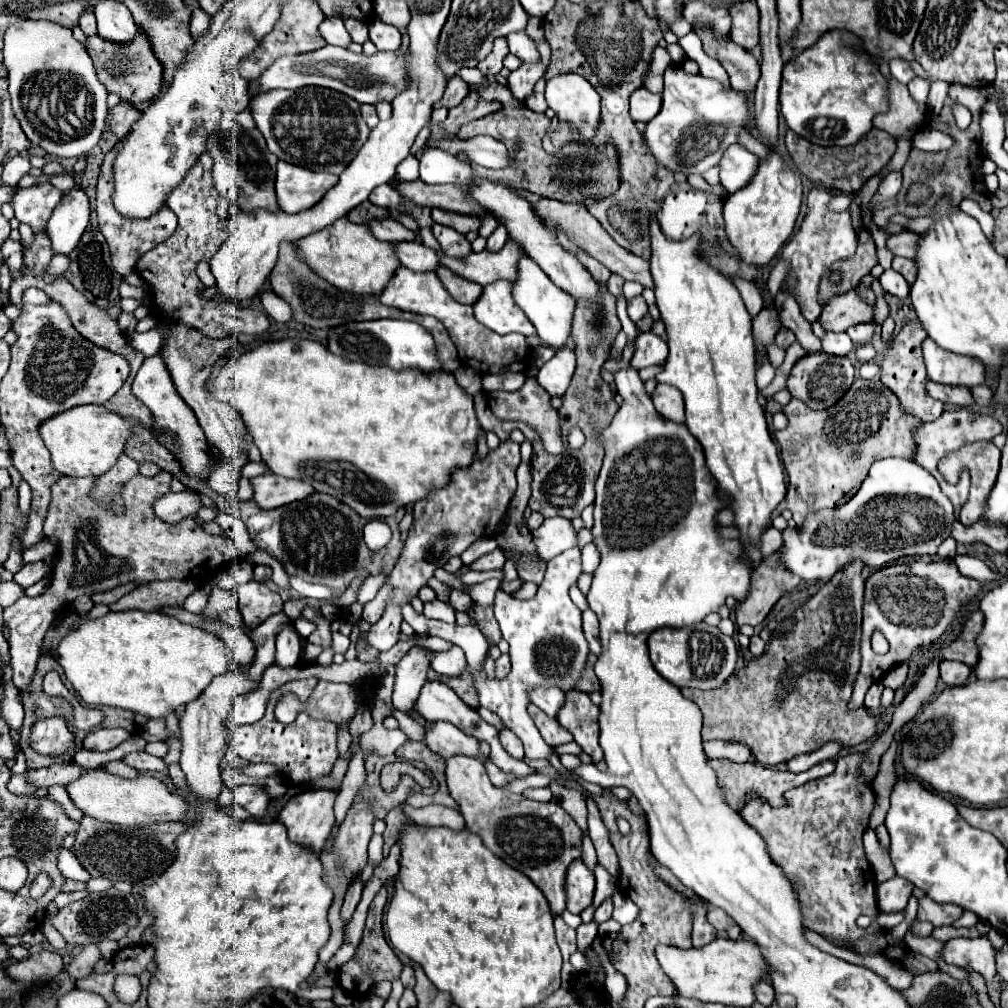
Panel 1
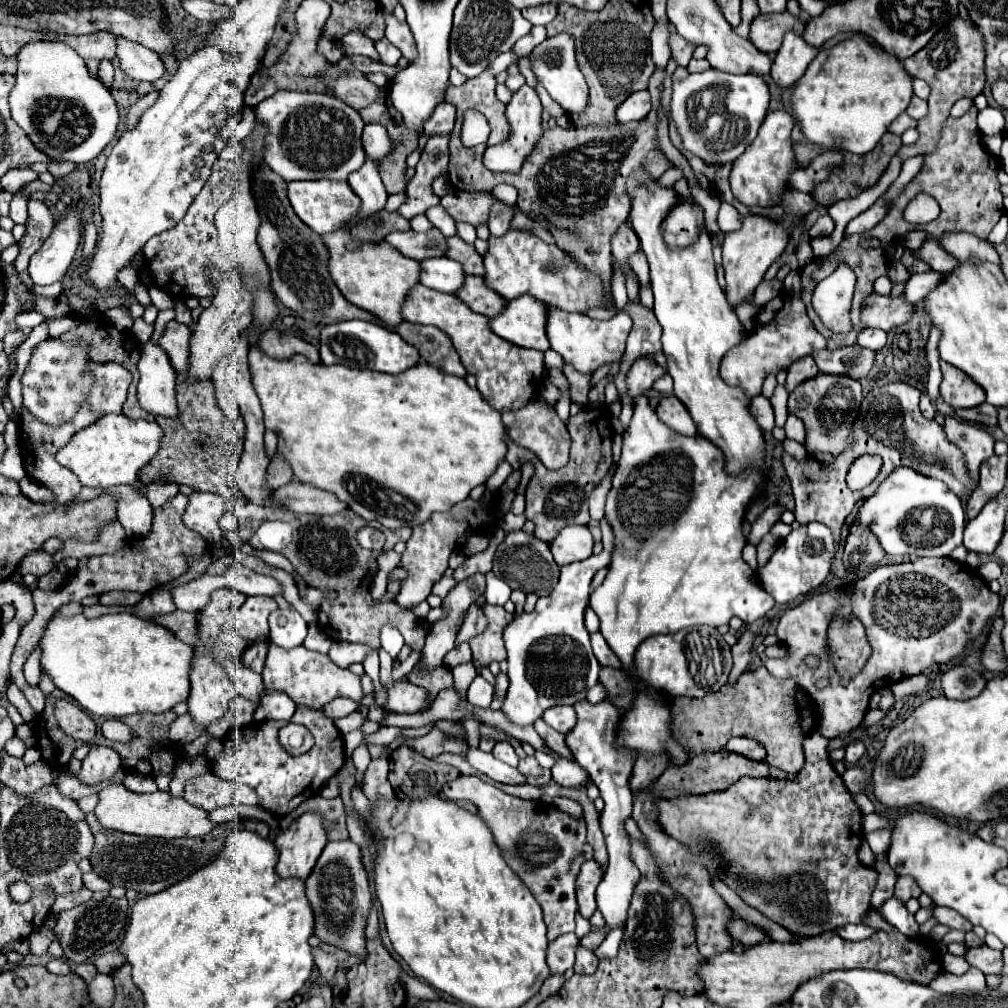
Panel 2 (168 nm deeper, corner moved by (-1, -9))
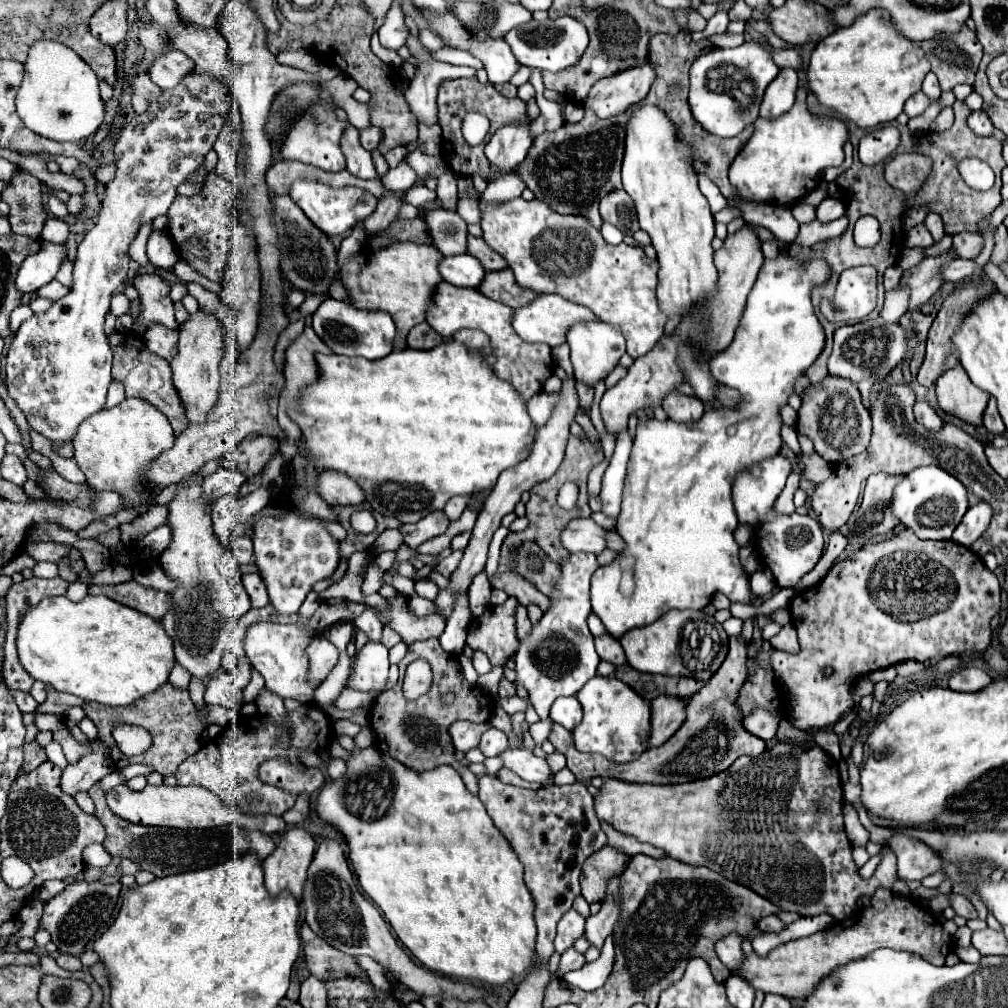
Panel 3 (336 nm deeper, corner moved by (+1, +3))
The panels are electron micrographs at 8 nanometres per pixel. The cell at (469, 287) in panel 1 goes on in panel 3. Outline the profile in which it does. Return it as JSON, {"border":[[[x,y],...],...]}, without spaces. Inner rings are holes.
{"border":[[[510,269],[488,271],[486,277],[482,279],[482,285],[478,287],[478,291],[482,291],[486,297],[490,297],[494,301],[500,301],[502,305],[508,305],[512,309],[522,307],[528,301],[538,297],[538,293],[516,285],[514,275],[512,275]]]}

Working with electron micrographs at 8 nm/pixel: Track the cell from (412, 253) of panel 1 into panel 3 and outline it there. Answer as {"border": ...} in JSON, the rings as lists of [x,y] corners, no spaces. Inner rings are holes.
{"border":[[[468,253],[454,255],[454,257],[442,257],[438,263],[438,271],[444,281],[456,287],[478,287],[486,273],[480,261]]]}

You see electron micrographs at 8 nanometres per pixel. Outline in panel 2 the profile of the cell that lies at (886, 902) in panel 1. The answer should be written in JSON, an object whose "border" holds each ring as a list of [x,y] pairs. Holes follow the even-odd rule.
{"border":[[[898,877],[894,897],[898,897],[900,901],[906,903],[910,897],[920,897],[920,893],[922,893],[922,889],[918,887],[918,883],[912,877]]]}

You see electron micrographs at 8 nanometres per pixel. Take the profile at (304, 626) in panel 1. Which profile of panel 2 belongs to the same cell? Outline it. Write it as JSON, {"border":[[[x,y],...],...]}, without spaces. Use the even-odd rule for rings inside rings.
{"border":[[[310,625],[308,627],[308,635],[304,639],[304,645],[312,651],[320,651],[320,653],[328,653],[330,651],[330,645],[332,645],[332,639],[330,637],[324,637],[324,633],[316,627],[316,625]]]}

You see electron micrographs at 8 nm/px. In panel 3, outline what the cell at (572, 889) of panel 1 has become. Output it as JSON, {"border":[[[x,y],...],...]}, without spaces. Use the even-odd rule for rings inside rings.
{"border":[[[602,847],[598,853],[592,853],[582,867],[582,897],[588,903],[602,901],[606,895],[606,881],[614,875],[620,875],[626,865],[626,855],[614,847]]]}

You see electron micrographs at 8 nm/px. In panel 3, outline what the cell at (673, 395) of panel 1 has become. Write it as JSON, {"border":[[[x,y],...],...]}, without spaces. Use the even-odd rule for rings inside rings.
{"border":[[[678,391],[668,393],[668,397],[664,397],[664,401],[662,401],[662,407],[664,407],[668,419],[674,419],[676,423],[698,421],[704,413],[704,403],[698,397],[688,397]]]}

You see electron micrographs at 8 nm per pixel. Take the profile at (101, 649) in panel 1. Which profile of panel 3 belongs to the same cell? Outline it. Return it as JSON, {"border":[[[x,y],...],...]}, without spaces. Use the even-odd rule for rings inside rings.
{"border":[[[88,595],[78,603],[72,603],[66,597],[42,599],[40,605],[22,617],[16,645],[22,667],[34,679],[50,683],[56,691],[72,693],[86,701],[96,701],[110,707],[130,705],[146,693],[160,689],[164,683],[168,683],[168,675],[176,665],[174,641],[170,641],[170,637],[164,633],[160,621],[146,617],[144,613],[138,613],[126,605],[118,605],[104,595]]]}

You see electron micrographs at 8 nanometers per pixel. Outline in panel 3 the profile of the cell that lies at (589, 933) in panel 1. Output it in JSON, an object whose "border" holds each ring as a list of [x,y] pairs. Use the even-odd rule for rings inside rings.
{"border":[[[568,949],[562,959],[560,959],[560,969],[558,969],[558,975],[566,973],[566,971],[574,971],[574,969],[580,969],[582,965],[586,963],[586,957],[582,953],[578,953],[576,949]]]}

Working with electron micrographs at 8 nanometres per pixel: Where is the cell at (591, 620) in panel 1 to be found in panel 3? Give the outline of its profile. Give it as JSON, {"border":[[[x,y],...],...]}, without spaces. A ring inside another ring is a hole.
{"border":[[[604,633],[604,635],[598,635],[594,639],[596,643],[596,651],[600,655],[600,659],[612,663],[612,665],[622,665],[626,663],[626,655],[624,655],[624,649],[620,645],[618,639],[610,637],[610,633]]]}

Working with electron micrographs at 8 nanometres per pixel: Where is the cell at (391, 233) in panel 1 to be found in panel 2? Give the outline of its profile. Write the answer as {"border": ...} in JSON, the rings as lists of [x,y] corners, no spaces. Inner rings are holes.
{"border":[[[432,227],[428,233],[416,233],[416,231],[390,233],[386,241],[406,257],[416,261],[424,261],[430,257],[444,257],[448,251],[446,237],[436,227]]]}

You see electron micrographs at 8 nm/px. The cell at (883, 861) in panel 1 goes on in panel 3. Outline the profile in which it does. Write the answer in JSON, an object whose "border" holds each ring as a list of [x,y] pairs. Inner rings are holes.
{"border":[[[880,887],[872,895],[870,909],[858,911],[846,921],[846,925],[836,923],[814,935],[778,945],[766,957],[760,957],[756,951],[752,951],[750,955],[744,955],[742,965],[738,965],[738,969],[732,973],[748,981],[756,991],[776,993],[788,999],[806,999],[816,983],[832,973],[834,967],[864,957],[880,947],[920,953],[920,957],[932,965],[944,965],[946,955],[954,949],[954,939],[942,929],[942,923],[936,917],[932,917],[928,911],[924,913],[922,907],[912,899],[898,897],[890,889]]]}

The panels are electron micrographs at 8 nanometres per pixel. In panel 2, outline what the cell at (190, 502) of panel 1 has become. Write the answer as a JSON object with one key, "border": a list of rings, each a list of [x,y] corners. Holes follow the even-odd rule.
{"border":[[[196,491],[190,495],[190,503],[182,515],[182,523],[202,535],[208,543],[218,543],[230,547],[224,532],[218,527],[218,519],[226,511],[226,501],[218,493]]]}

